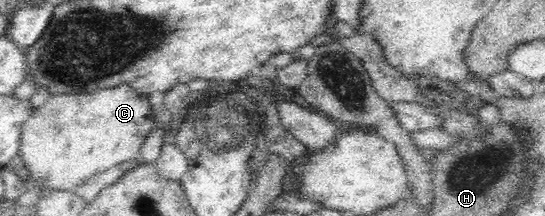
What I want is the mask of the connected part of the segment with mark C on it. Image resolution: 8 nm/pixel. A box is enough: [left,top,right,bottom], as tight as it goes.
[17,83,160,195]

